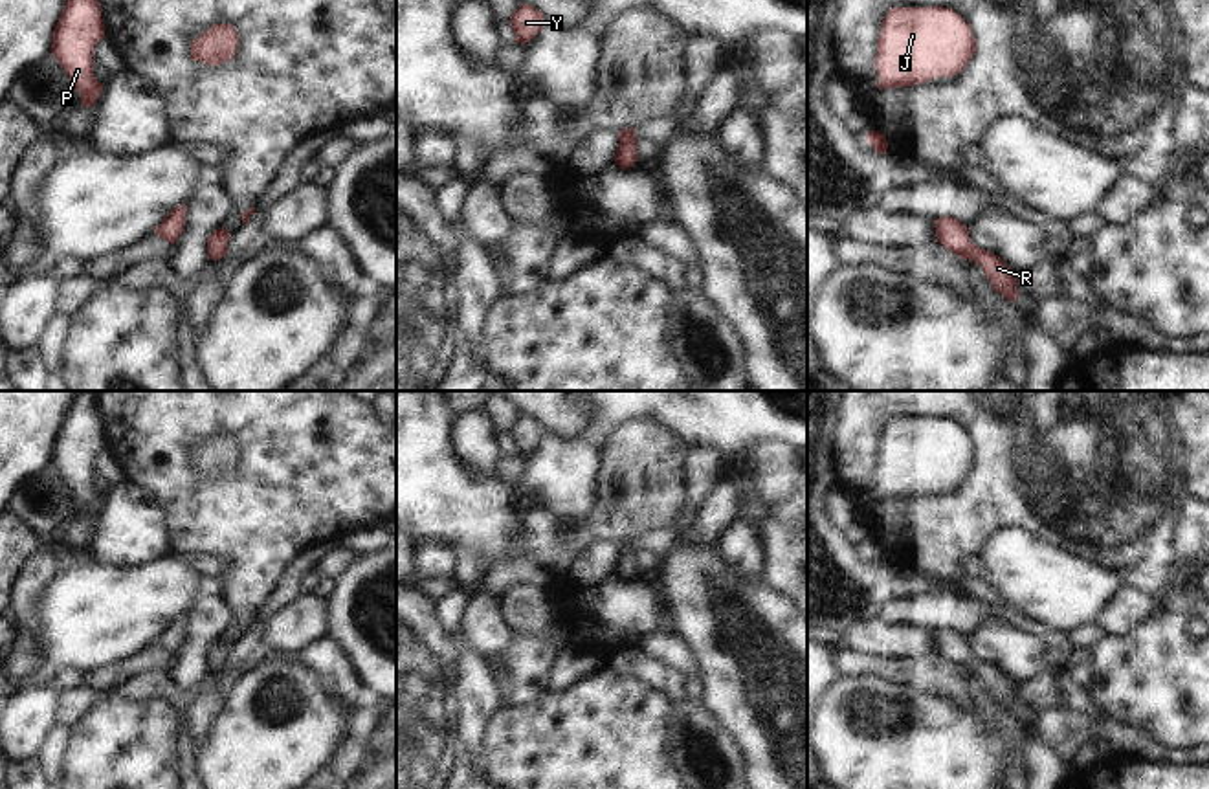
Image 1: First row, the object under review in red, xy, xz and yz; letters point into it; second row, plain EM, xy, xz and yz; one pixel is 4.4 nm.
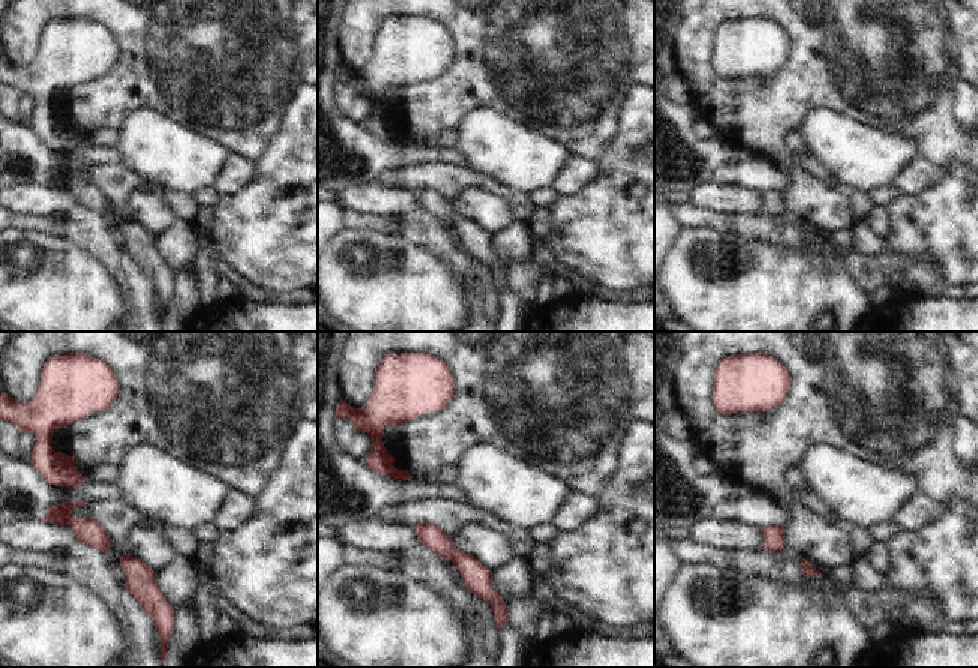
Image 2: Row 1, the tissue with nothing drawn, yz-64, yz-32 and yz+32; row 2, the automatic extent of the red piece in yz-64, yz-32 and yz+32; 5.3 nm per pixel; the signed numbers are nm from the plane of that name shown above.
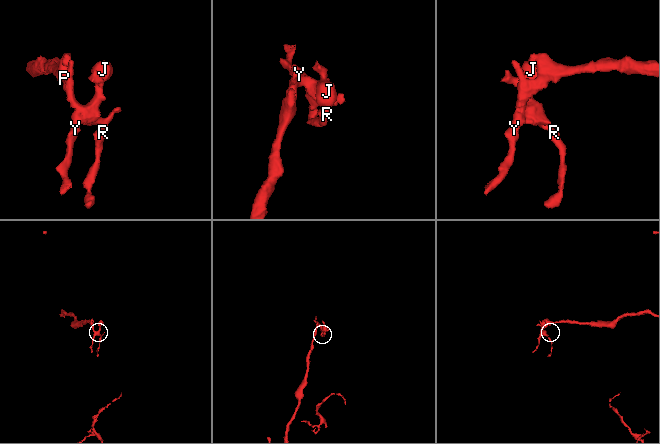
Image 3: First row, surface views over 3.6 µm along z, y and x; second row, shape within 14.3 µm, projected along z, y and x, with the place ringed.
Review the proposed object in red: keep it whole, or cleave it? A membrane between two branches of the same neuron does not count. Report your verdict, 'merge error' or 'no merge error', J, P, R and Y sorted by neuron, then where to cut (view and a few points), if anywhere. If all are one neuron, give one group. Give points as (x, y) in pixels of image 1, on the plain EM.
no merge error; groups J P R Y; cut none

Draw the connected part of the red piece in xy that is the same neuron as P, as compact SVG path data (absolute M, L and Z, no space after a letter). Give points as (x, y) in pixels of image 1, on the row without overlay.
M94 391L77 393L51 448L51 466L79 503L83 516L92 519L103 503L103 495L94 488L94 459L105 450Z

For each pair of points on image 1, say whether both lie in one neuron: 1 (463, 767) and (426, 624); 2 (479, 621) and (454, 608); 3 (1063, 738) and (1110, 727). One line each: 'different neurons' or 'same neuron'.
1: different neurons
2: different neurons
3: same neuron

